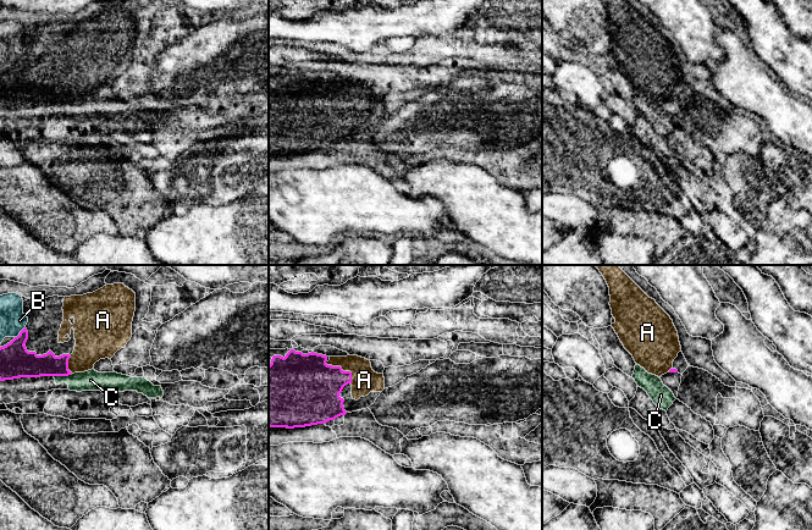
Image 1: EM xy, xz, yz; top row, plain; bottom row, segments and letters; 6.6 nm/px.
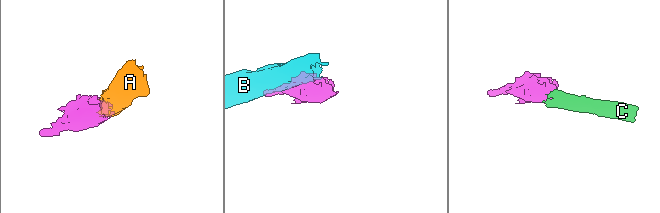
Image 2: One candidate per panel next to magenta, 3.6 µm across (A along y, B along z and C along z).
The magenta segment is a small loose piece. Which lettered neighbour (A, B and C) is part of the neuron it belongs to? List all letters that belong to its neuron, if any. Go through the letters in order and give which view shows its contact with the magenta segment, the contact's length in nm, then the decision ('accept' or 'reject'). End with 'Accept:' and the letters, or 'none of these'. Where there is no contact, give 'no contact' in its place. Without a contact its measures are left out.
A: xz | 240 nm | accept
B: xy | 100 nm | reject
C: xy | 130 nm | reject
Accept: A

